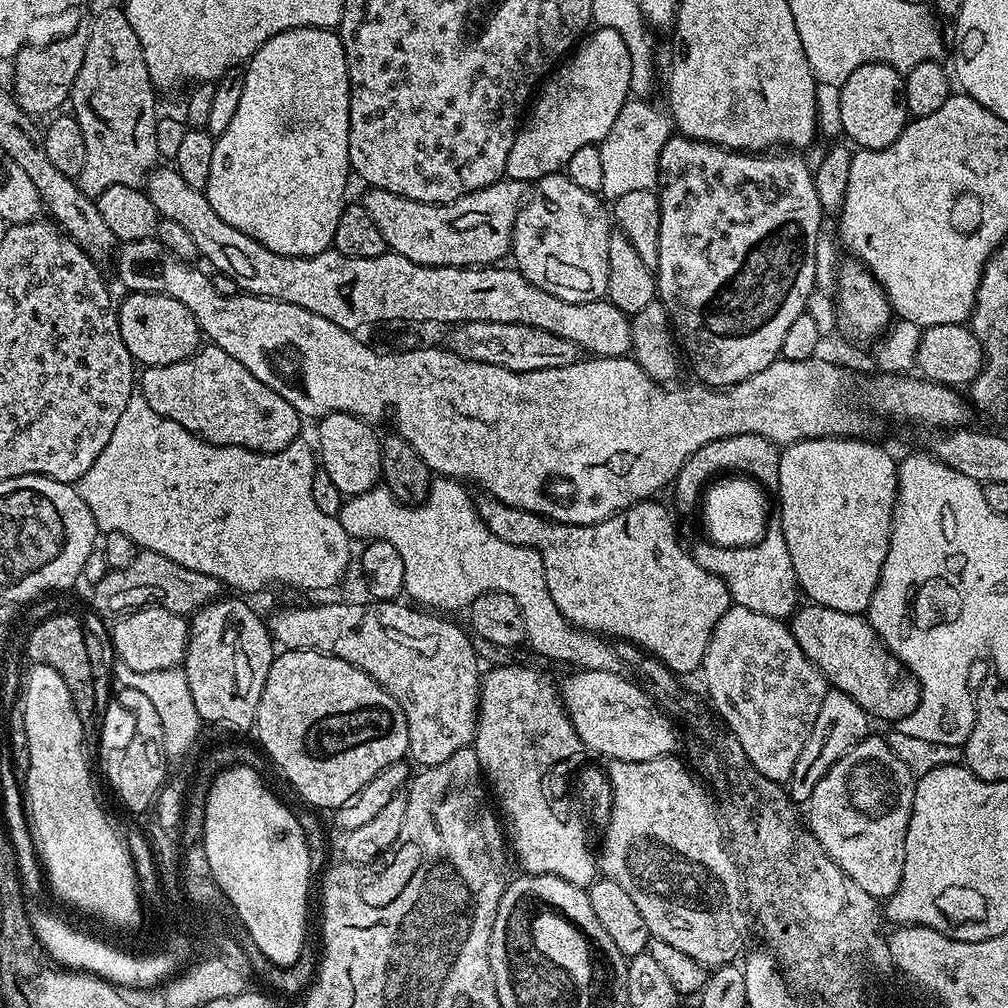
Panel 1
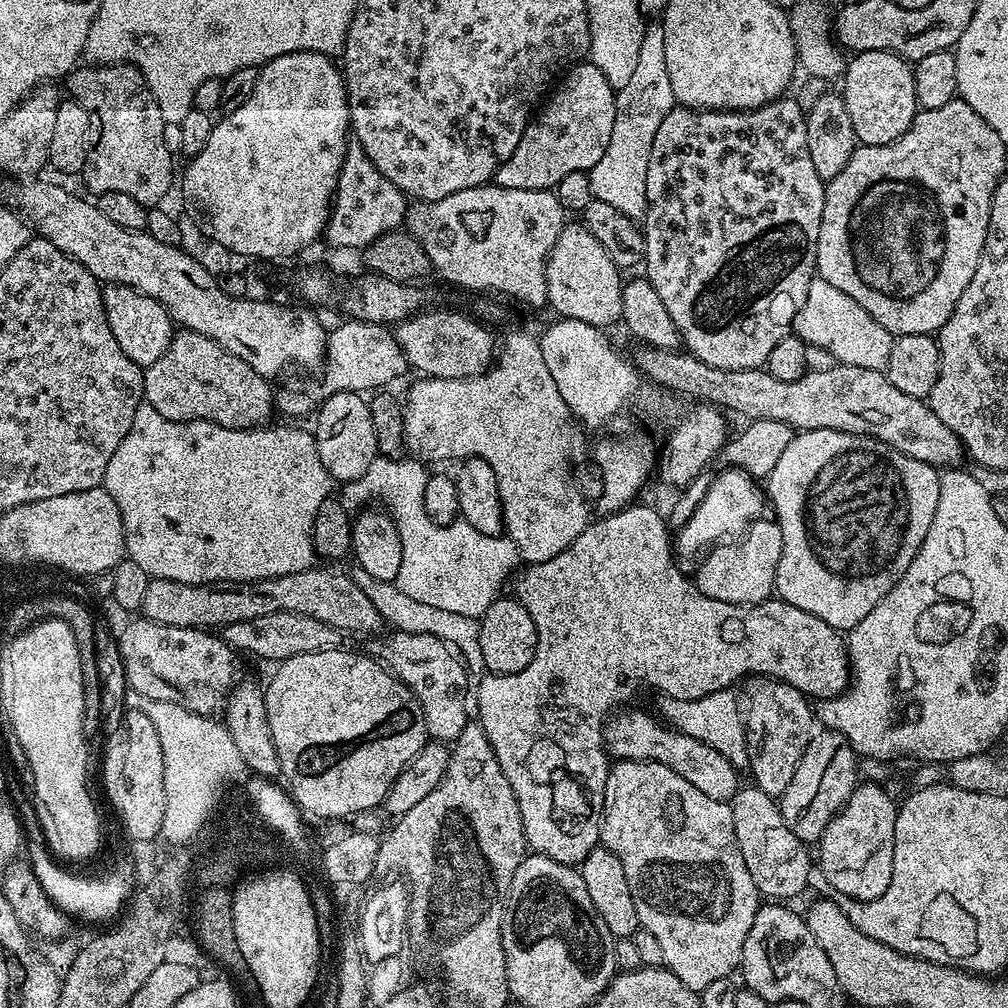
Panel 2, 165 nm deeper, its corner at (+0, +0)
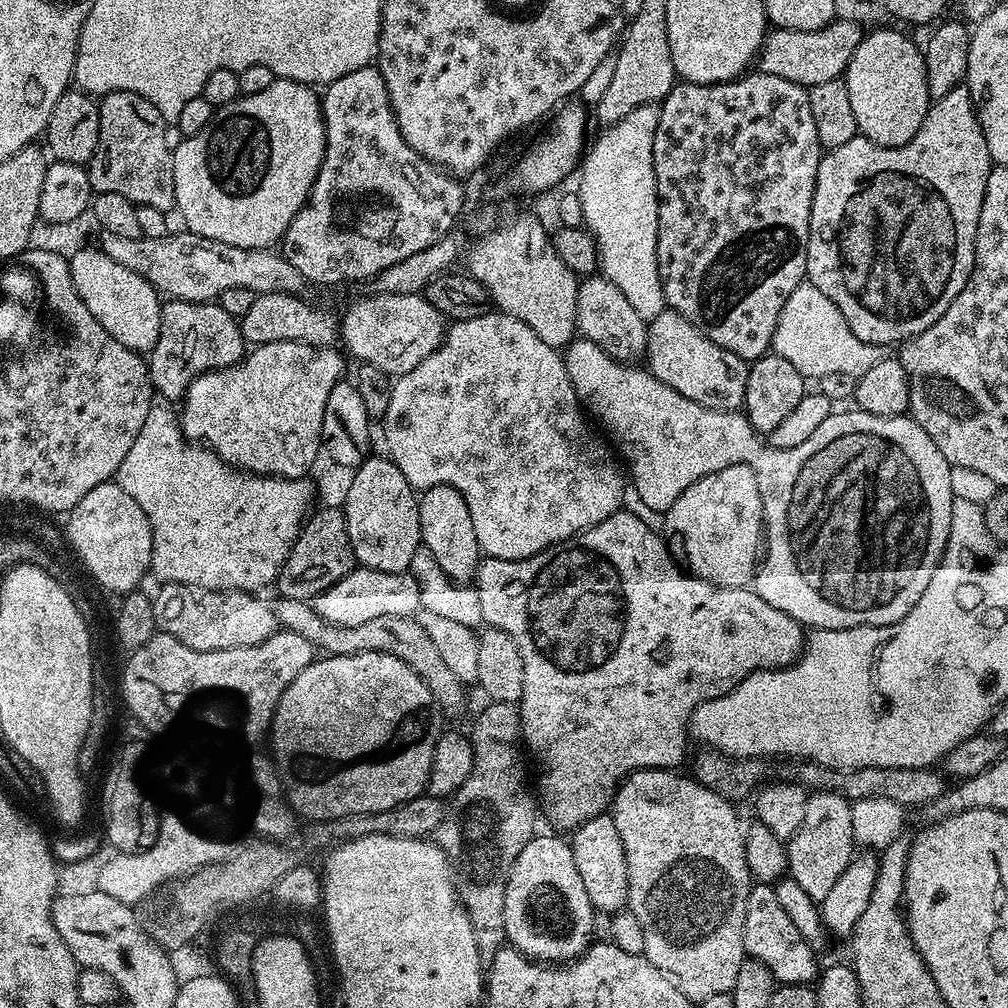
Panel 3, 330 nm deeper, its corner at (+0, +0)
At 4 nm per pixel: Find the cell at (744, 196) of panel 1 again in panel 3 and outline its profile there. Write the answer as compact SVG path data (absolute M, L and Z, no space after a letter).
M752 70L724 84L677 82L672 85L670 94L666 94L666 98L660 101L659 105L658 130L654 134L654 178L658 198L656 257L665 305L682 314L686 322L702 330L702 334L706 334L710 342L738 354L745 362L757 360L772 347L774 330L786 306L786 298L794 294L798 285L805 283L808 275L806 266L806 250L810 234L808 219L814 202L818 166L822 155L818 130L814 127L814 114L810 114L808 89L803 84L786 82L786 78L774 78L774 74Z

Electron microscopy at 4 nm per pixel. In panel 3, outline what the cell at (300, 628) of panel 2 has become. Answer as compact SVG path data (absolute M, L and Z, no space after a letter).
M161 583L160 589L152 596L152 609L156 619L156 627L165 636L178 638L190 650L234 650L242 646L258 646L266 642L278 631L278 621L271 603L259 600L259 595L250 592L219 592L218 590L206 590L195 588L189 584Z

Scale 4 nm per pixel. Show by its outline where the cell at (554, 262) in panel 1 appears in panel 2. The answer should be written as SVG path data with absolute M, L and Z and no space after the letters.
M565 223L552 244L552 253L548 255L546 266L548 304L556 311L555 315L608 330L615 320L617 323L622 317L623 289L621 269L616 267L610 254L602 250L602 242L587 232L583 223Z

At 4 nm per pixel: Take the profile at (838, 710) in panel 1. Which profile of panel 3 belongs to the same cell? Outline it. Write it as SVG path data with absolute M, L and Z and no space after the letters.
M816 790L806 802L806 818L791 840L787 841L787 875L814 901L822 901L830 894L842 870L850 866L852 857L857 851L857 821L852 821L853 805L842 794Z

